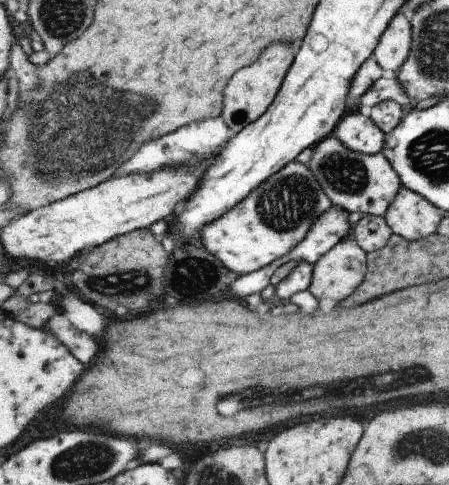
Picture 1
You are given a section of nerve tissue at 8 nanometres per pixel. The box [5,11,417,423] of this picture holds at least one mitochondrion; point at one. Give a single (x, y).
(80, 127)

